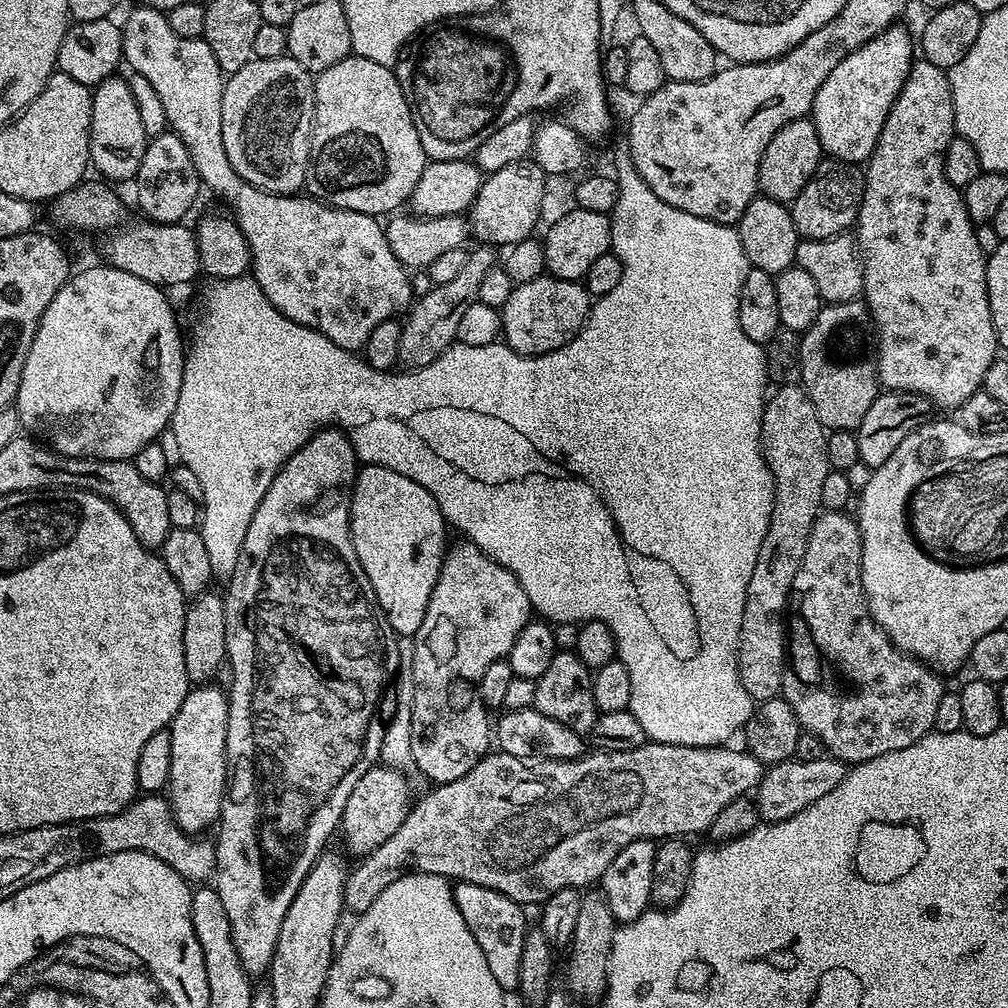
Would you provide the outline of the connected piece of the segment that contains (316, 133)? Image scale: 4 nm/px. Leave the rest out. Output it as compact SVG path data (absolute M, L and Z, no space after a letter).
M353 54L342 58L342 62L334 62L334 66L330 66L330 70L322 70L315 77L314 83L316 86L316 117L312 120L312 148L308 151L307 195L323 200L324 203L330 204L334 208L354 210L358 214L377 218L387 217L389 214L403 209L400 207L403 204L405 207L411 201L414 186L418 186L418 178L422 178L426 157L422 142L418 138L418 130L414 126L414 118L410 114L410 106L402 94L402 86L398 82L395 71L386 66L378 66L378 62L370 62L370 58L362 58Z

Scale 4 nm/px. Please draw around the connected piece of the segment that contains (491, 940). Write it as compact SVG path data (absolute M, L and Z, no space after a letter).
M457 883L454 899L470 934L474 934L483 956L486 957L490 974L494 974L498 986L502 986L505 993L515 993L520 986L518 966L522 966L522 942L530 927L530 921L524 917L525 909L516 901L506 898L506 894L478 884Z

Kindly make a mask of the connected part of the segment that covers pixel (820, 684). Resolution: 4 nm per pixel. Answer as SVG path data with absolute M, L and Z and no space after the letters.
M844 510L821 511L810 530L810 538L806 542L806 554L802 554L798 574L794 574L790 611L786 616L786 667L782 699L794 710L801 729L814 734L814 738L818 738L831 755L835 756L837 760L844 761L848 766L861 764L870 758L878 758L882 754L890 754L894 750L906 750L906 746L914 746L914 742L918 742L933 731L934 714L938 710L938 702L944 697L946 691L946 685L940 681L943 679L933 669L929 668L923 660L917 660L915 656L893 646L889 636L877 626L875 618L872 617L868 609L868 599L864 597L861 558L862 538L860 537L860 525L856 523L855 519Z

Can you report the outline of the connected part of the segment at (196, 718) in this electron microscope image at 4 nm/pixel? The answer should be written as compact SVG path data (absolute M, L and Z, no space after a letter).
M196 686L182 702L170 725L172 734L171 772L167 795L177 816L179 826L187 832L204 834L220 820L226 789L230 783L226 728L228 698L225 689Z

